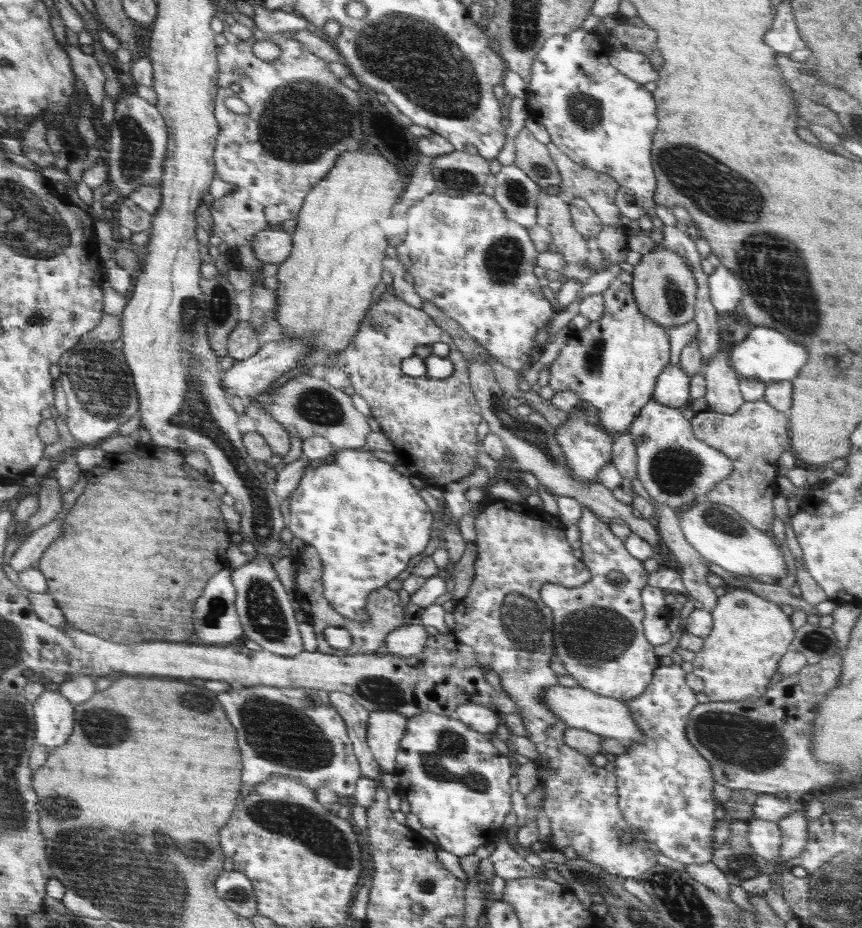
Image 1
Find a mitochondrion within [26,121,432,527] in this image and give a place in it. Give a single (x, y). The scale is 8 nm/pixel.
(99, 381)

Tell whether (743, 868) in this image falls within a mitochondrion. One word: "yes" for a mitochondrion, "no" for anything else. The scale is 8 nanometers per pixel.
yes

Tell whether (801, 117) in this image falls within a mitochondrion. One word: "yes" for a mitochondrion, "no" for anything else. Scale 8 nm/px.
no

